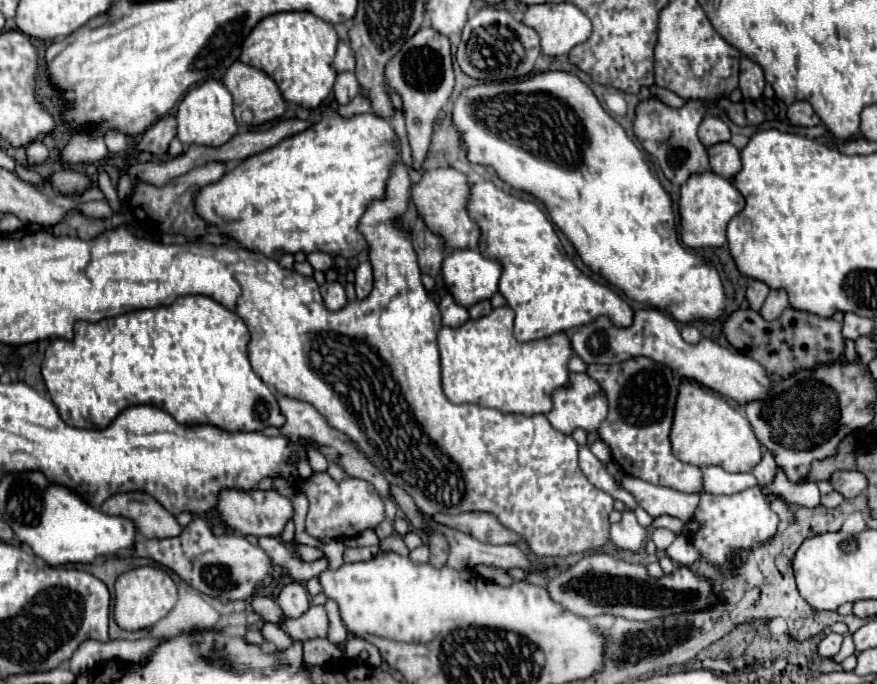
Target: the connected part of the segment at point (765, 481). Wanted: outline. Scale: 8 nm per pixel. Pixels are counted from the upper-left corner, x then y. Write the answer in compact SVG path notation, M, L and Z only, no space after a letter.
M769 452L763 454L763 458L761 458L761 462L755 466L753 474L755 474L759 486L769 486L769 484L773 482L773 478L777 476L777 464L775 464L775 460L773 460L773 456L771 456Z

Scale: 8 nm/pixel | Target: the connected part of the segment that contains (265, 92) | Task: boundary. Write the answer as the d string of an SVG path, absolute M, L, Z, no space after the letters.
M235 62L223 76L223 84L237 106L253 112L253 124L277 120L287 110L287 102L283 100L277 84L253 66Z

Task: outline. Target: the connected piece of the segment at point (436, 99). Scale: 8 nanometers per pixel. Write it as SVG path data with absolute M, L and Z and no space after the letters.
M423 26L413 38L409 38L403 48L391 58L391 62L385 68L387 84L403 98L405 108L405 124L407 124L407 136L411 144L411 156L413 156L413 170L421 170L431 144L433 134L433 122L441 108L447 104L451 92L453 92L453 62L451 62L451 50L449 50L449 38L437 32L431 26Z

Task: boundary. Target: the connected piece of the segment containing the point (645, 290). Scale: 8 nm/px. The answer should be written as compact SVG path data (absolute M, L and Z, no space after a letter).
M553 70L553 72L539 72L531 78L517 78L517 80L503 80L503 82L483 82L471 88L465 88L455 104L453 104L453 126L457 130L457 134L461 136L461 148L467 154L467 160L473 164L483 164L489 166L497 172L497 176L507 182L511 188L515 190L523 190L533 194L537 200L541 200L553 220L553 224L569 238L569 242L573 244L573 248L577 250L577 254L581 256L581 260L599 276L603 276L605 280L609 280L613 286L621 288L627 298L655 306L659 310L669 312L677 322L691 322L695 318L703 318L703 320L715 320L721 316L723 308L725 308L725 292L723 292L723 284L719 278L719 272L715 270L713 264L709 264L707 260L695 256L693 252L689 252L685 246L679 244L677 238L677 230L675 230L675 216L673 216L673 206L671 206L671 198L667 196L667 192L661 188L659 180L651 174L649 168L649 160L647 156L627 138L625 130L619 126L617 120L613 120L603 106L599 104L599 100L595 98L595 94L591 92L591 88L579 80L575 74L571 72L561 72L561 70Z

